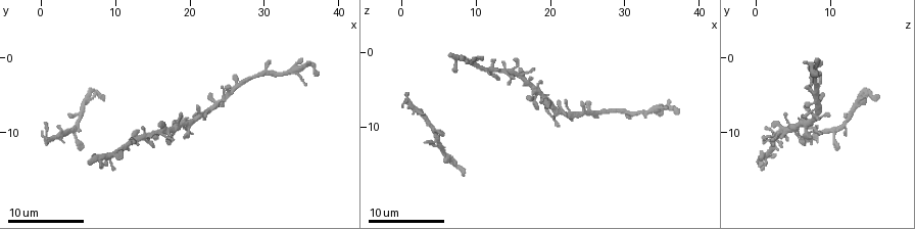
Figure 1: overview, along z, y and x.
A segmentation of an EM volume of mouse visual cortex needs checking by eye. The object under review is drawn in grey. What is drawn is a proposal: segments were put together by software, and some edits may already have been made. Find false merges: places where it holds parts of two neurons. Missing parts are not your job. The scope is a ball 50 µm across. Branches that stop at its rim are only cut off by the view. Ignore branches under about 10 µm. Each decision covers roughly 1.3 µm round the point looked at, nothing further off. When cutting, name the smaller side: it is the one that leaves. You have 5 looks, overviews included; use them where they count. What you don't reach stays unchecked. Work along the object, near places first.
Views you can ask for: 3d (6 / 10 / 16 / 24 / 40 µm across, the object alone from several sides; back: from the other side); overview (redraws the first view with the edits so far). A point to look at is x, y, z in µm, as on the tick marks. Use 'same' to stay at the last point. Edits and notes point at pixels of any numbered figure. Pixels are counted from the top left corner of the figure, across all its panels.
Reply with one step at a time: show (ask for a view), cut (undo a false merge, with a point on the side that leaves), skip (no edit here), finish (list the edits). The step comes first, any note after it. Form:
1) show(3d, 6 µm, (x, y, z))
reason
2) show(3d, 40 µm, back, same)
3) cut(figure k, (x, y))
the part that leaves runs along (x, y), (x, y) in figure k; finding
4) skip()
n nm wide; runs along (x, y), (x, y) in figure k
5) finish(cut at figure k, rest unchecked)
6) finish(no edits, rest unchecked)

show(3d, 16 µm, (29.5, 2.5, 8.0))
three arms meet

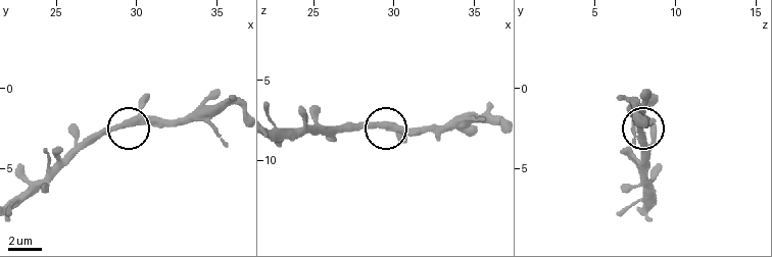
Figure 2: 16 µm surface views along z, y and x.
skip()
runs along (274, 130), (441, 130) in figure 2; one neuron here

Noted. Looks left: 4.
show(3d, 10 µm, (13.0, 10.5, 2.5))
four or more arms meet

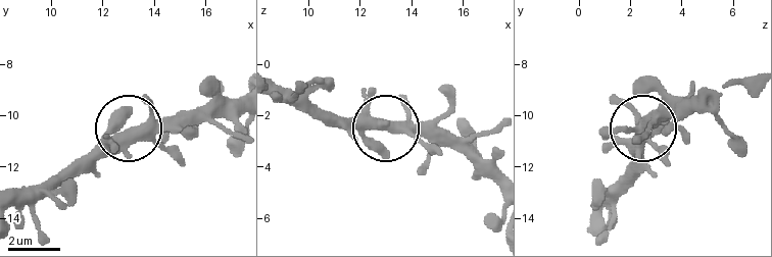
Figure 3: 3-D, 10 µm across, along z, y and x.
skip()
380 nm wide; runs along (398, 133), (330, 126) in figure 3; continuous, no second neuron

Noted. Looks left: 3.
show(3d, 6 µm, (5.0, 8.0, 12.5))
three-way junction

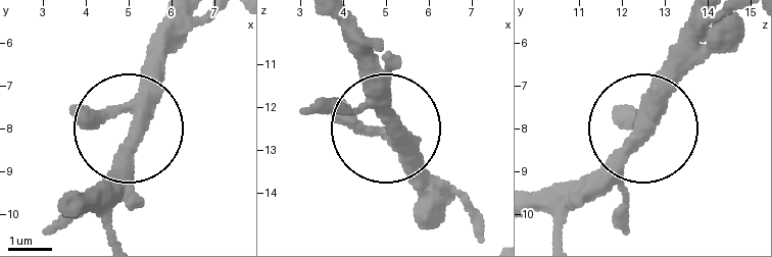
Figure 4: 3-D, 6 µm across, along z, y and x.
show(3d, 6 µm, back, (5.20, 8.10, 12.35))

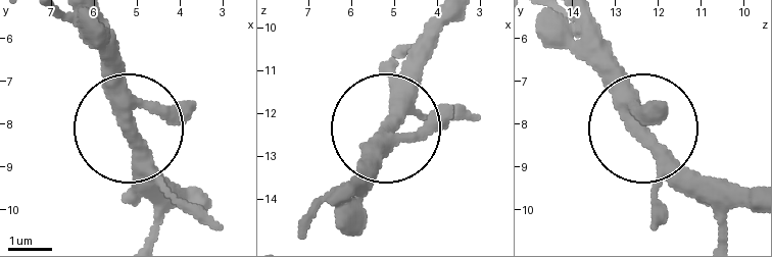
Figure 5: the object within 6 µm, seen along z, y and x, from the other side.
skip()
310 nm wide; all the same neuron

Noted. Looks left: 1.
finish(no edits, rest unchecked)

